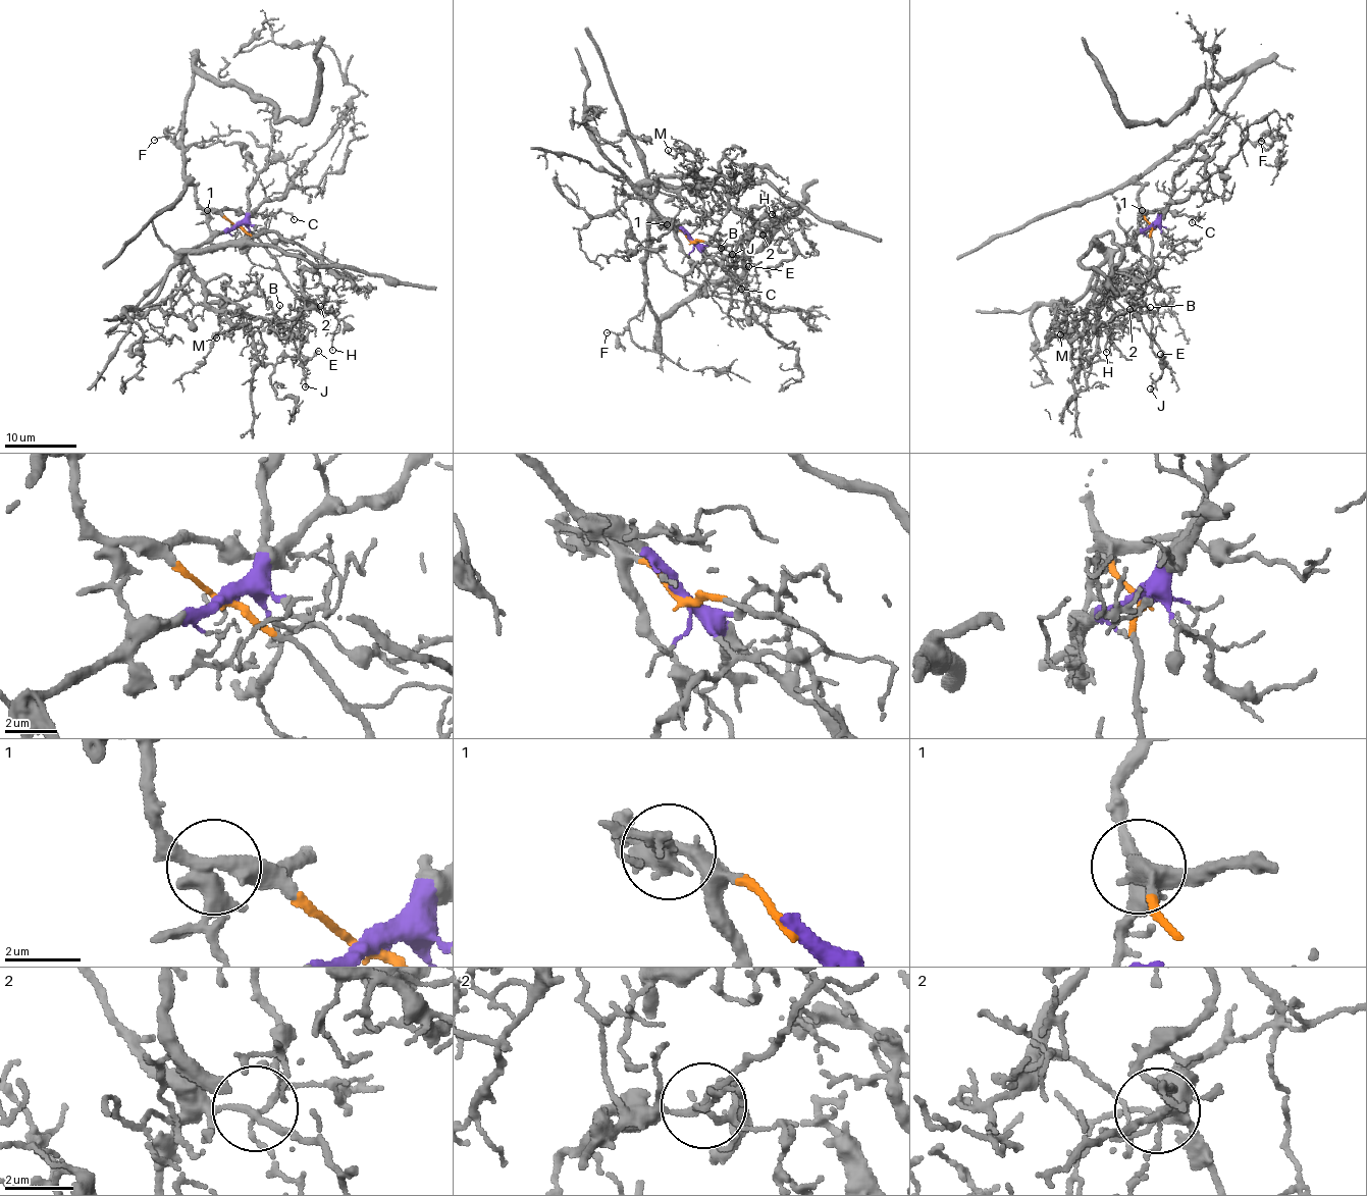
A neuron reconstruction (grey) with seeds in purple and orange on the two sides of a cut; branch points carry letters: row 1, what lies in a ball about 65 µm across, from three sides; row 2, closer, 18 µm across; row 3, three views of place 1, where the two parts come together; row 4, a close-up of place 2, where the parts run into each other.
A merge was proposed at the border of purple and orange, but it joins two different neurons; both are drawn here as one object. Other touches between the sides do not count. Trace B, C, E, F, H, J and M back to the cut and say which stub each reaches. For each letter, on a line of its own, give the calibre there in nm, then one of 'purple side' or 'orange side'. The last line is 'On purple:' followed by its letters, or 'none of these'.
B: 80 nm thick; purple side
C: 120 nm thick; orange side
E: 240 nm thick; orange side
F: 110 nm thick; orange side
H: 110 nm thick; orange side
J: 140 nm thick; orange side
M: 110 nm thick; purple side
On purple: B, M

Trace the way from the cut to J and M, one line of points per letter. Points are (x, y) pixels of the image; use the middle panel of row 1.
J: (691, 240), (705, 240), (723, 248), (746, 237), (727, 256), (726, 262), (731, 267), (733, 254)
M: (691, 240), (643, 197), (650, 196), (659, 177), (695, 173), (700, 167), (693, 153), (672, 156), (668, 149)

